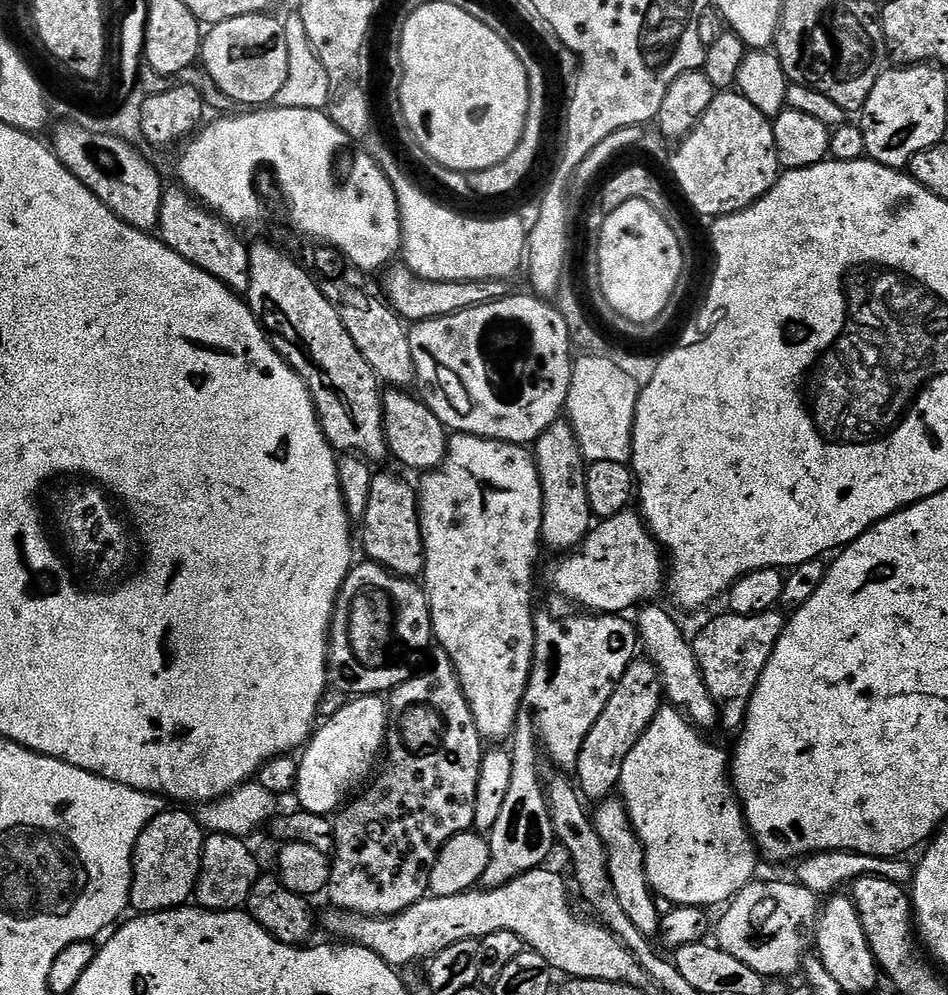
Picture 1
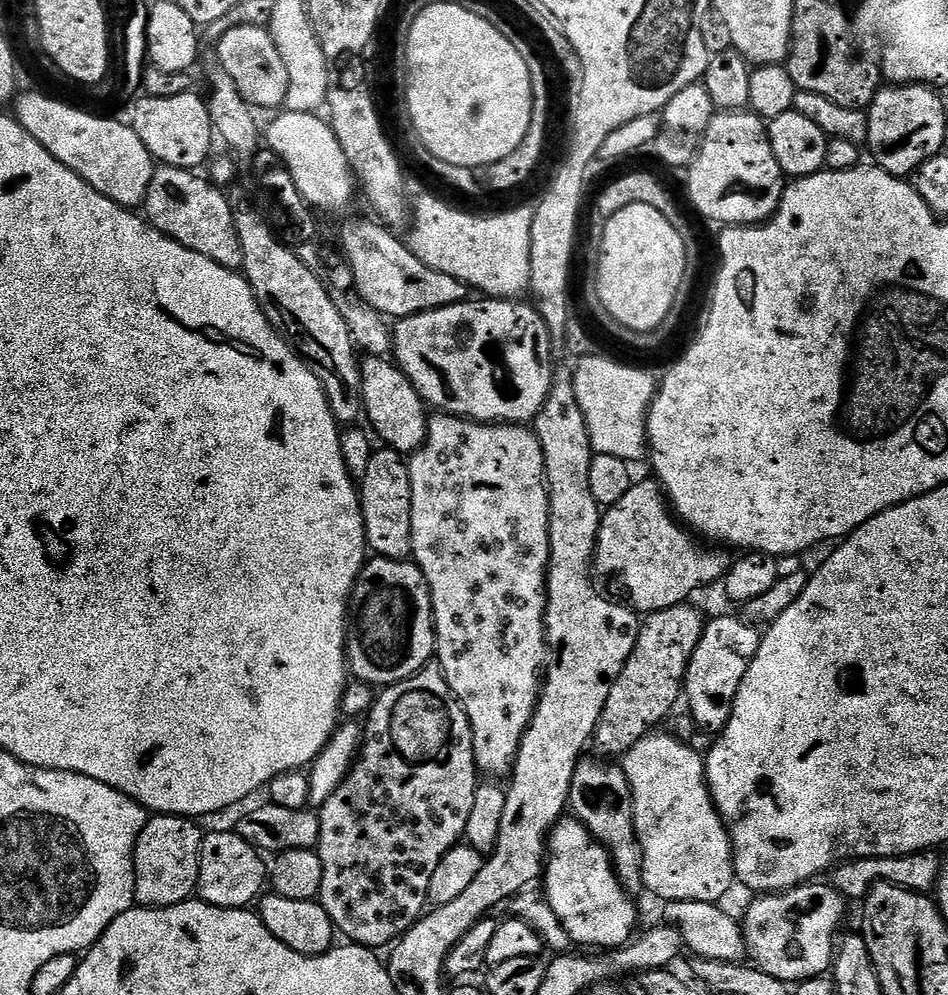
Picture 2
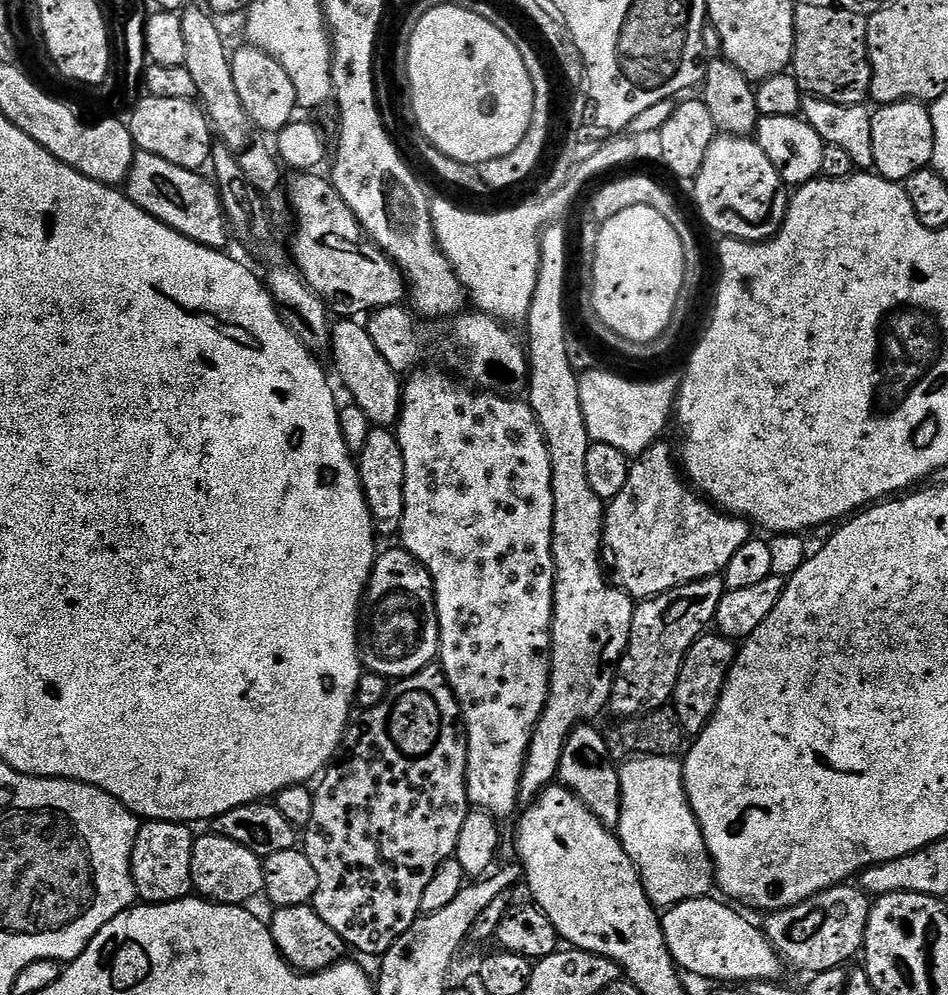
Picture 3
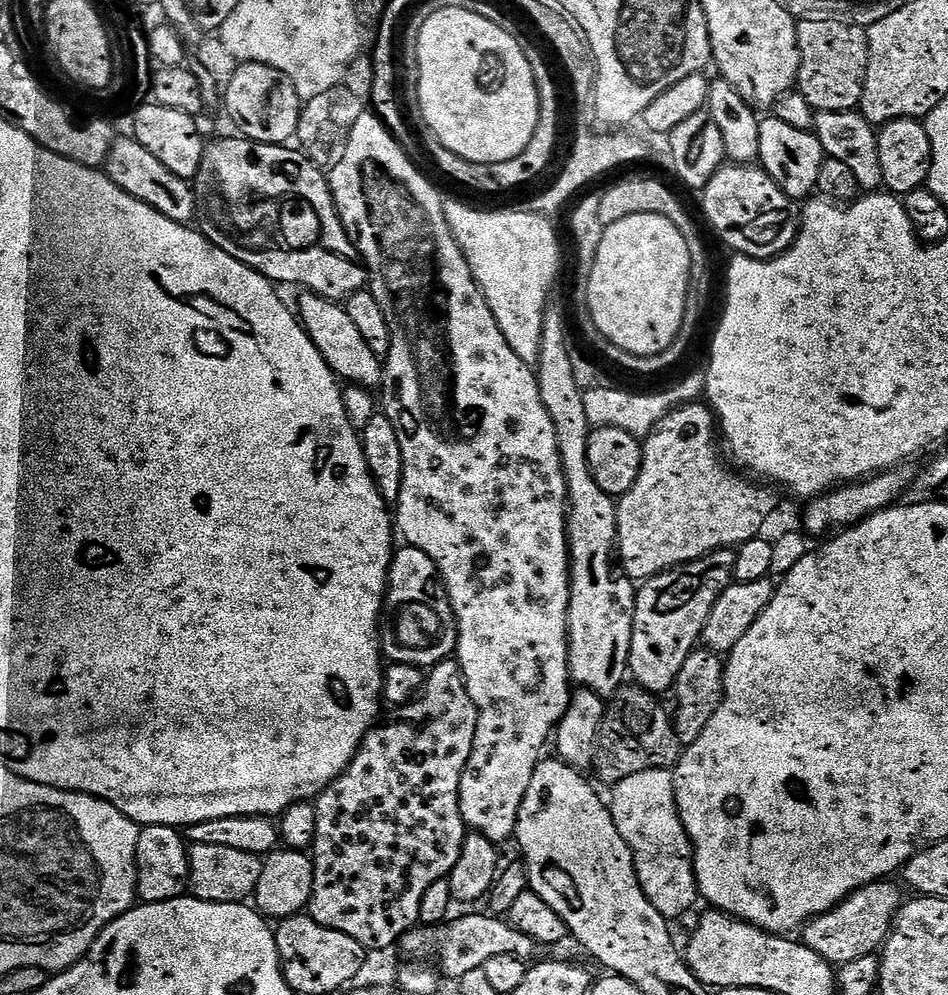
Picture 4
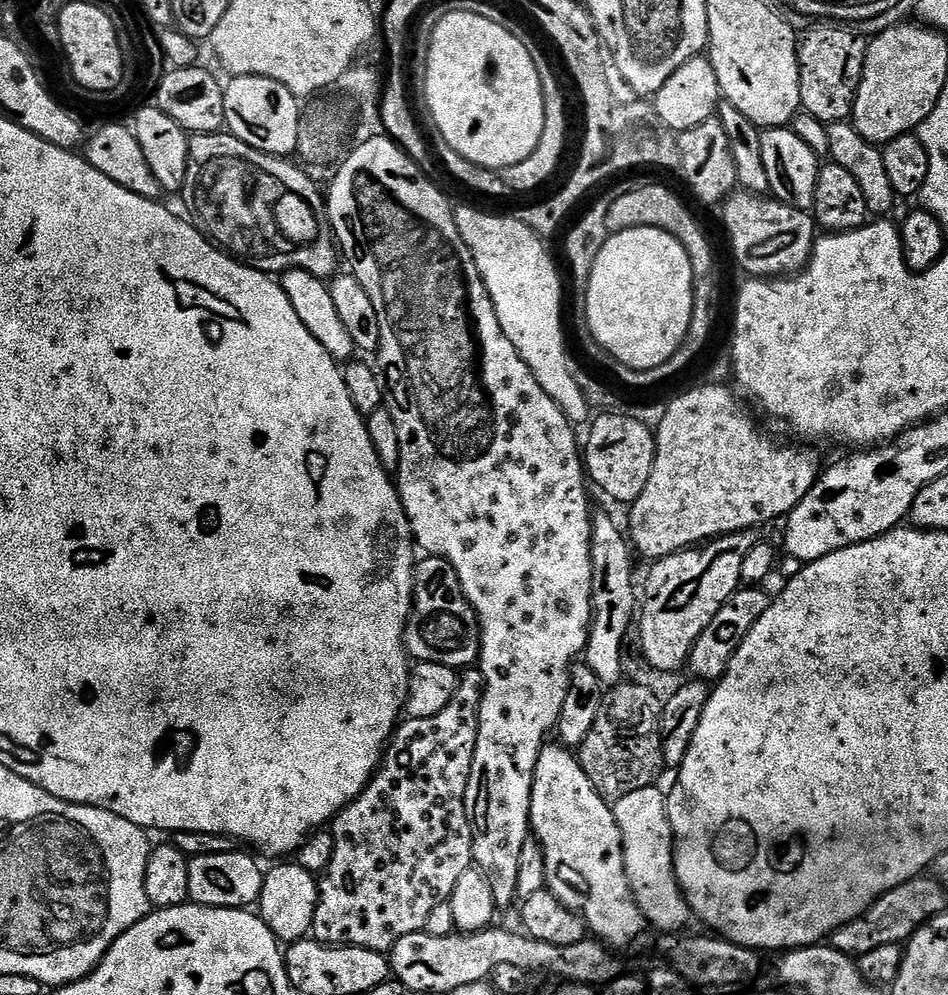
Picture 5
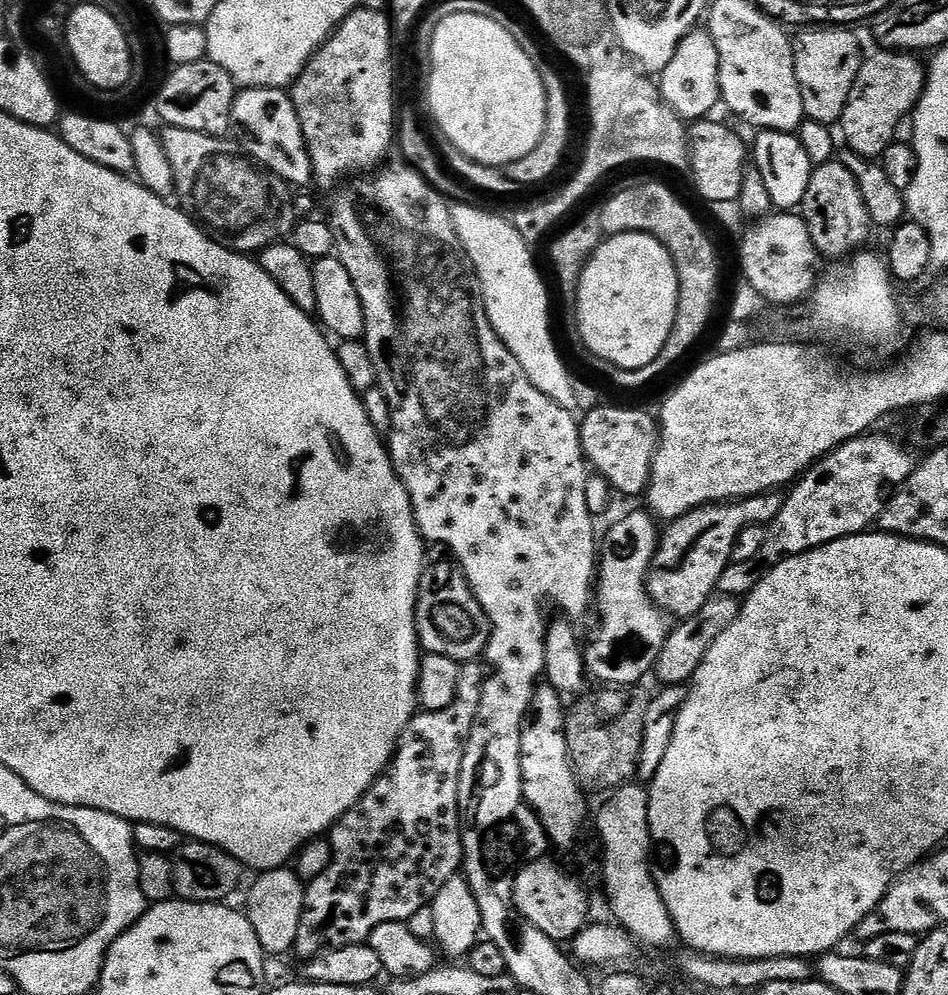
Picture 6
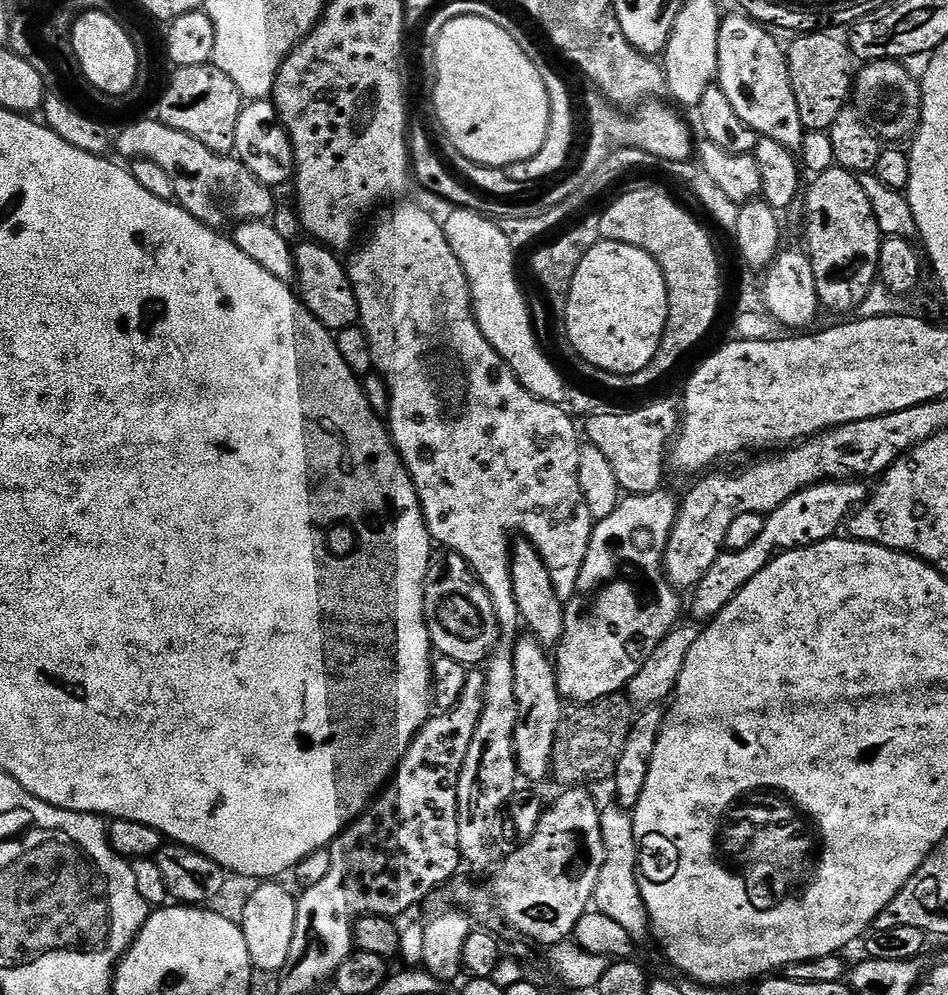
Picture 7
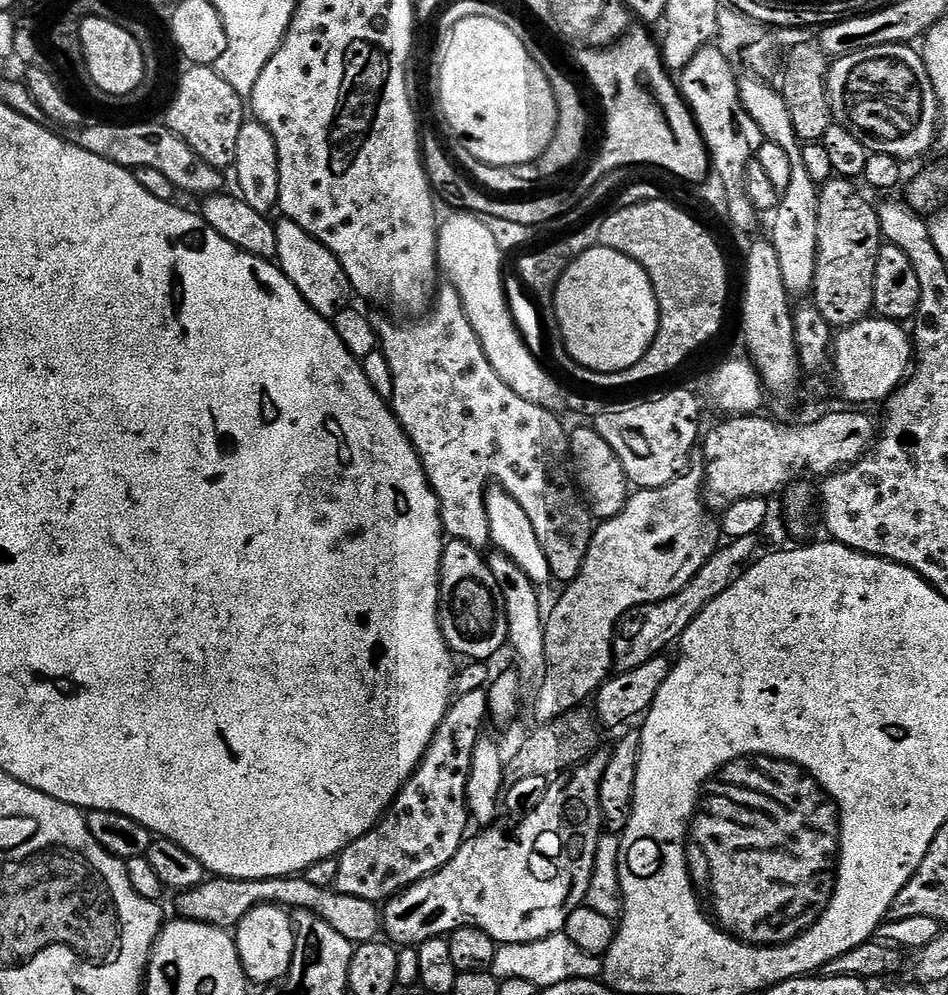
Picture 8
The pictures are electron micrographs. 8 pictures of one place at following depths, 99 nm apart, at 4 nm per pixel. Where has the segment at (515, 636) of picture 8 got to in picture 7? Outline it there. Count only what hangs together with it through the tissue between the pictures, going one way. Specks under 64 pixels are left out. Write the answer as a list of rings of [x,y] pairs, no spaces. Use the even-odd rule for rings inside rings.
[[[531,634],[523,636],[521,635],[510,648],[514,662],[514,694],[518,698],[514,750],[519,775],[528,779],[525,781],[536,782],[532,780],[549,779],[554,738],[566,708],[562,703],[560,687],[556,681],[556,666],[549,649],[542,647]]]

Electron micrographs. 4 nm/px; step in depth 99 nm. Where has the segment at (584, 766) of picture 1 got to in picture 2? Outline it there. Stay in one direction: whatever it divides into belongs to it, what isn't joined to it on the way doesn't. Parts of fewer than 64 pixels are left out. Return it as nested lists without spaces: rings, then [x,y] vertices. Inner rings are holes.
[[[685,602],[643,617],[634,650],[610,686],[610,698],[606,698],[606,706],[598,718],[594,748],[596,744],[601,757],[623,757],[642,737],[655,729],[652,727],[659,720],[666,719],[676,699],[681,699],[684,675],[706,623],[706,616],[692,606]]]

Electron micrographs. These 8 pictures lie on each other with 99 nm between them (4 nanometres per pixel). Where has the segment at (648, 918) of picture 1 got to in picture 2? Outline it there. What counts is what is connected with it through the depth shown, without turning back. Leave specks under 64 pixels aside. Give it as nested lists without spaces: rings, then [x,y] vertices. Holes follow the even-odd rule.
[[[582,758],[576,764],[568,795],[570,812],[575,819],[581,820],[588,827],[589,834],[608,851],[608,857],[612,859],[612,869],[625,892],[636,894],[636,891],[644,888],[644,855],[640,849],[640,839],[636,836],[630,782],[623,767],[616,765],[615,768],[612,765],[615,763],[595,759]]]

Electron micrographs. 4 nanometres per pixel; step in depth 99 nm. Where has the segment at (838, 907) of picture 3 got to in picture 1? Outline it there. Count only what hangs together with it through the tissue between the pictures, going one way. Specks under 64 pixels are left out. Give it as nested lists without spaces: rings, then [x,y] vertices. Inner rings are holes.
[[[753,879],[723,909],[724,917],[714,928],[715,943],[766,978],[788,978],[791,972],[801,971],[805,957],[813,951],[822,904],[801,884],[760,879]]]

